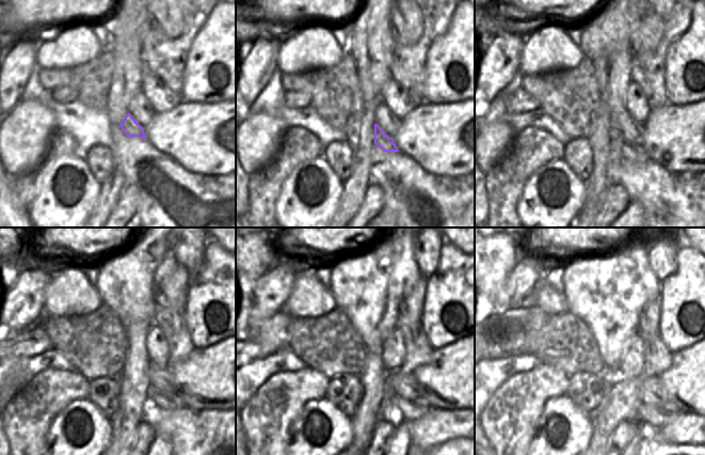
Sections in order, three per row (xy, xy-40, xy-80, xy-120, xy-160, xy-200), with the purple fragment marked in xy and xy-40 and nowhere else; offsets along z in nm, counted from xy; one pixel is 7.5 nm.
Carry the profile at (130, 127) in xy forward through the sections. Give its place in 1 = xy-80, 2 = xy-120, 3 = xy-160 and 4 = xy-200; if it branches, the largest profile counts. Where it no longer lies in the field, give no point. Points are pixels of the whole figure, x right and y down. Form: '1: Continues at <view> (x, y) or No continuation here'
1: Continues at xy-80 (636, 154)
2: Continues at xy-120 (163, 401)
3: Continues at xy-160 (402, 409)
4: Continues at xy-200 (656, 418).

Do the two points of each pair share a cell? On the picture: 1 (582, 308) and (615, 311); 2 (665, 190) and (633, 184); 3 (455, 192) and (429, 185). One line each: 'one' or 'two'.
1: one
2: one
3: one

